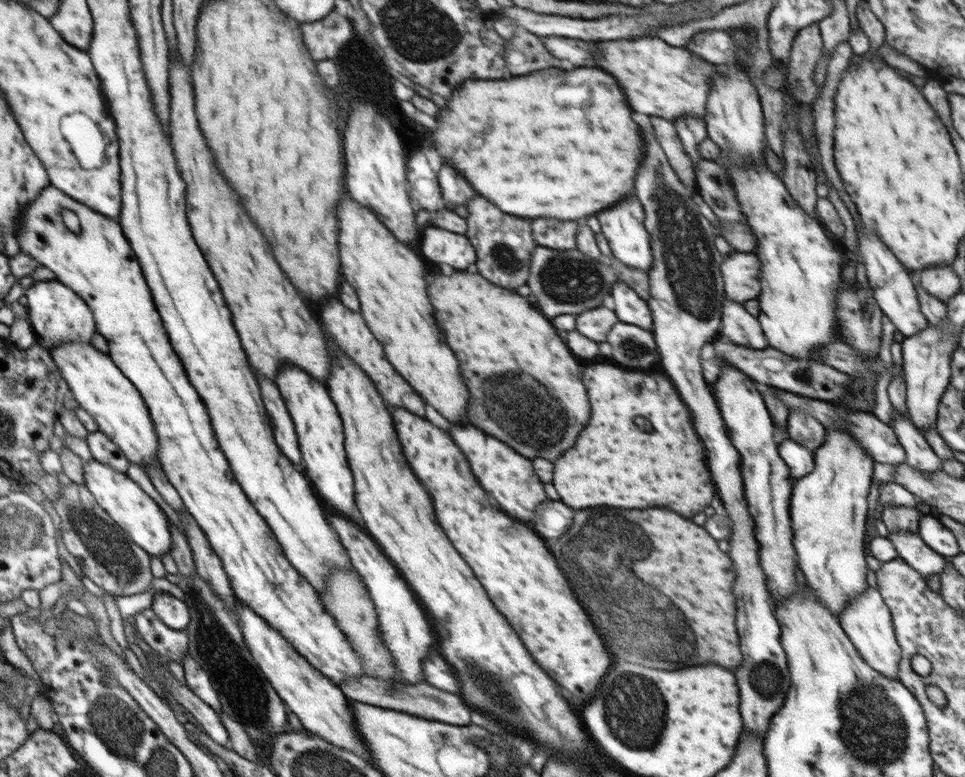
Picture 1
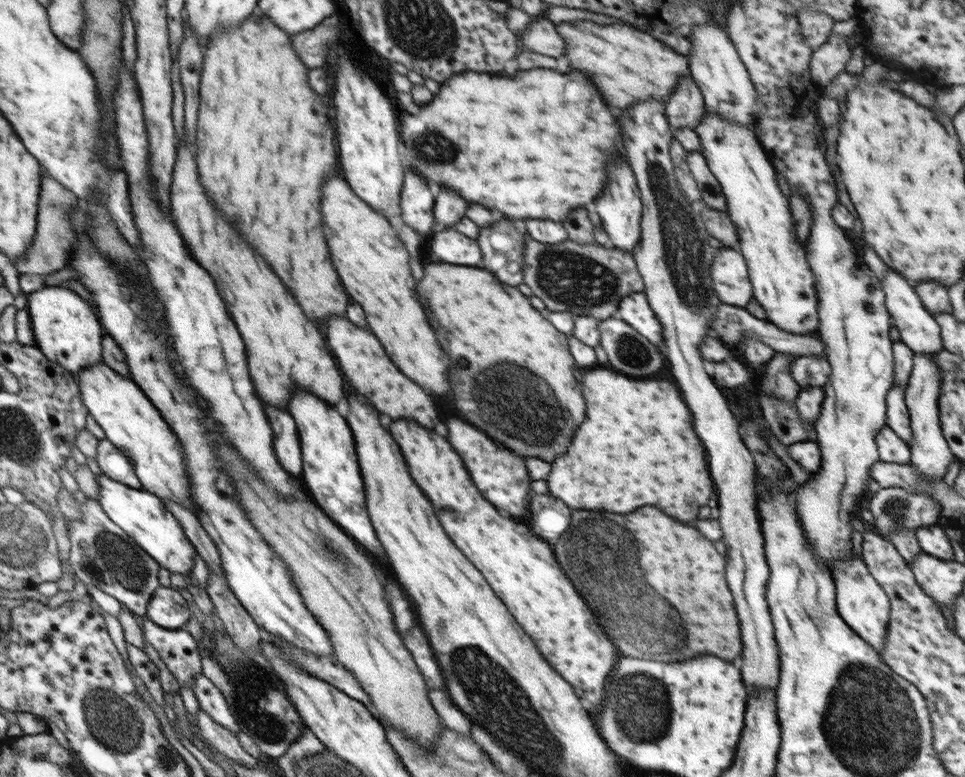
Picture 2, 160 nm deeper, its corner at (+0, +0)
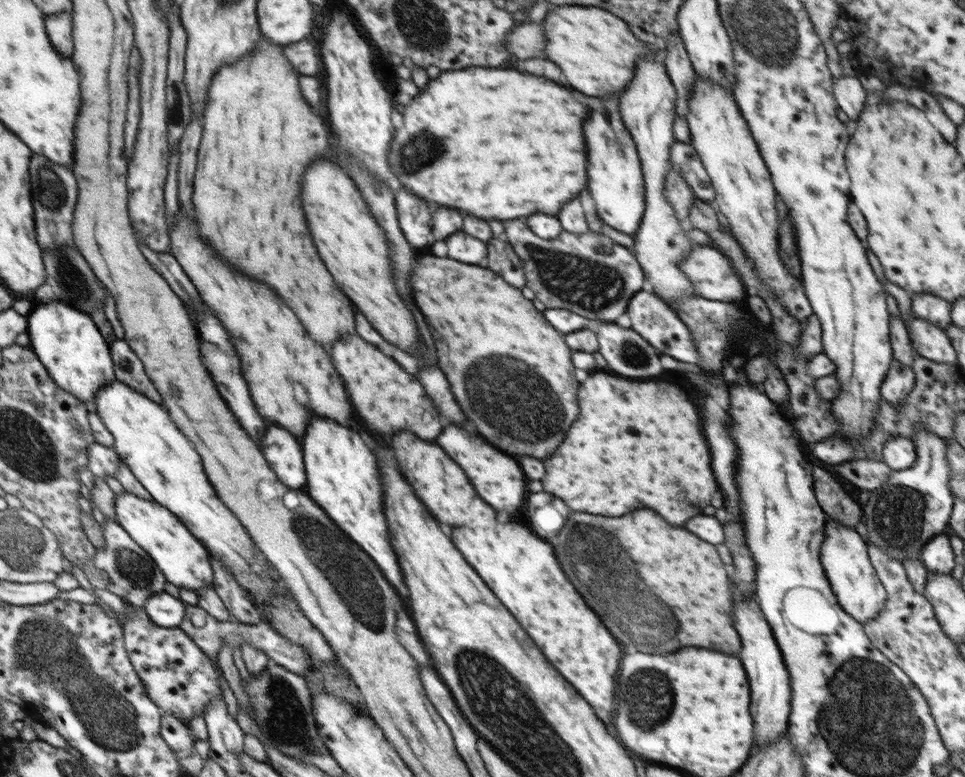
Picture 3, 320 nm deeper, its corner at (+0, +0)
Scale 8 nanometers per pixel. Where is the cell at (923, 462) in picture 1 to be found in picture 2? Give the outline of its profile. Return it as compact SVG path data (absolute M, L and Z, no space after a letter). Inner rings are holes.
M892 385L886 395L887 413L886 424L902 440L908 444L911 441L911 420L909 410L905 403L905 388L898 385Z

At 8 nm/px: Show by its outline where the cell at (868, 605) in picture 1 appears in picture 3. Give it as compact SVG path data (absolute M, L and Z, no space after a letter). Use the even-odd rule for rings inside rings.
M826 517L820 560L842 610L856 622L864 624L880 616L880 610L884 610L884 604L887 602L887 590L869 559L866 540L856 532L855 528L846 527L844 523Z

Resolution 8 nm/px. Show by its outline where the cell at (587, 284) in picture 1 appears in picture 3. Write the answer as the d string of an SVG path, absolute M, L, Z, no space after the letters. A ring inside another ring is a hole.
M508 220L504 228L514 252L524 260L526 286L536 292L536 298L546 308L564 308L590 320L614 323L624 314L630 298L642 291L645 274L636 257L602 232L562 232L556 238L544 240L532 234L520 220Z

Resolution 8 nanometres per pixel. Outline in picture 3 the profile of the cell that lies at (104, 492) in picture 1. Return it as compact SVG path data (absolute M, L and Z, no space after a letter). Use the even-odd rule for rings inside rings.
M132 493L115 495L114 519L158 565L166 582L180 588L198 590L206 584L213 584L214 571L209 552L172 512L154 500L148 501Z

